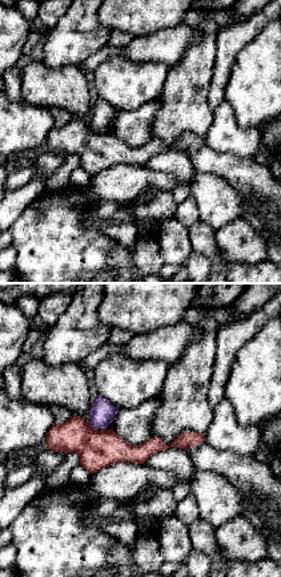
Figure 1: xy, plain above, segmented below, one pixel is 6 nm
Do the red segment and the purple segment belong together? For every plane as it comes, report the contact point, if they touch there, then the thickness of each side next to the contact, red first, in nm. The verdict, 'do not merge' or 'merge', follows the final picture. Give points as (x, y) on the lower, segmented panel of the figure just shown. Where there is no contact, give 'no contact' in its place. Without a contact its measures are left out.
contact (92, 428); calibres 220 and 150 nm

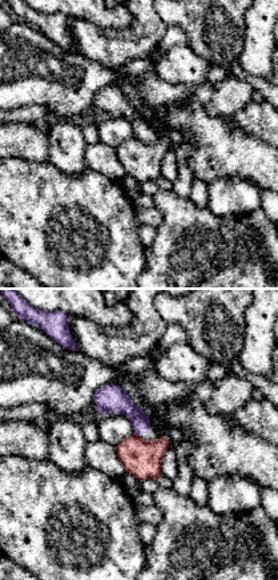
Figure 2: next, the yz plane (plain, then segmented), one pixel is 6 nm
contact (135, 434); calibres 220 and 180 nm

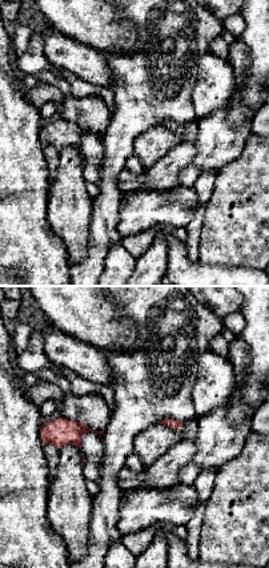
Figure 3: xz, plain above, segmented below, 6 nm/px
contact (80, 439); calibres 170 and 20 nm

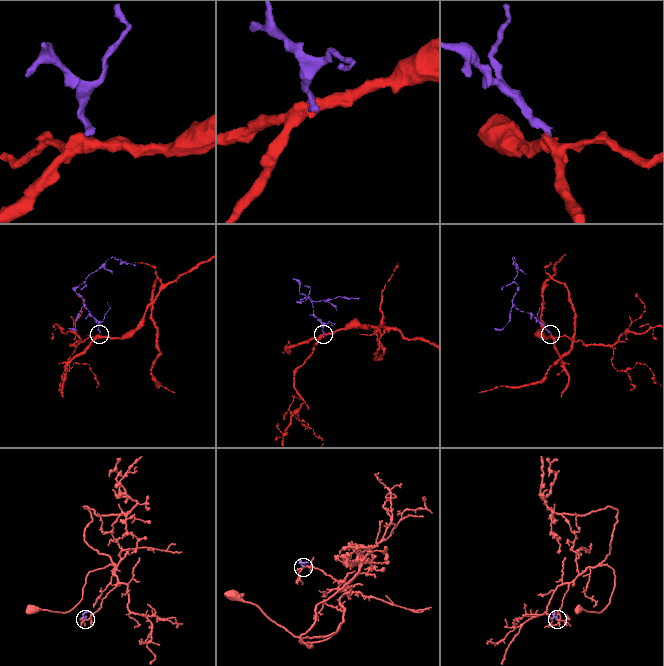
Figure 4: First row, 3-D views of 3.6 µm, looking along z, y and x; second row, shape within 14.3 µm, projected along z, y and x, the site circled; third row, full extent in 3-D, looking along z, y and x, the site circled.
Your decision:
do not merge

